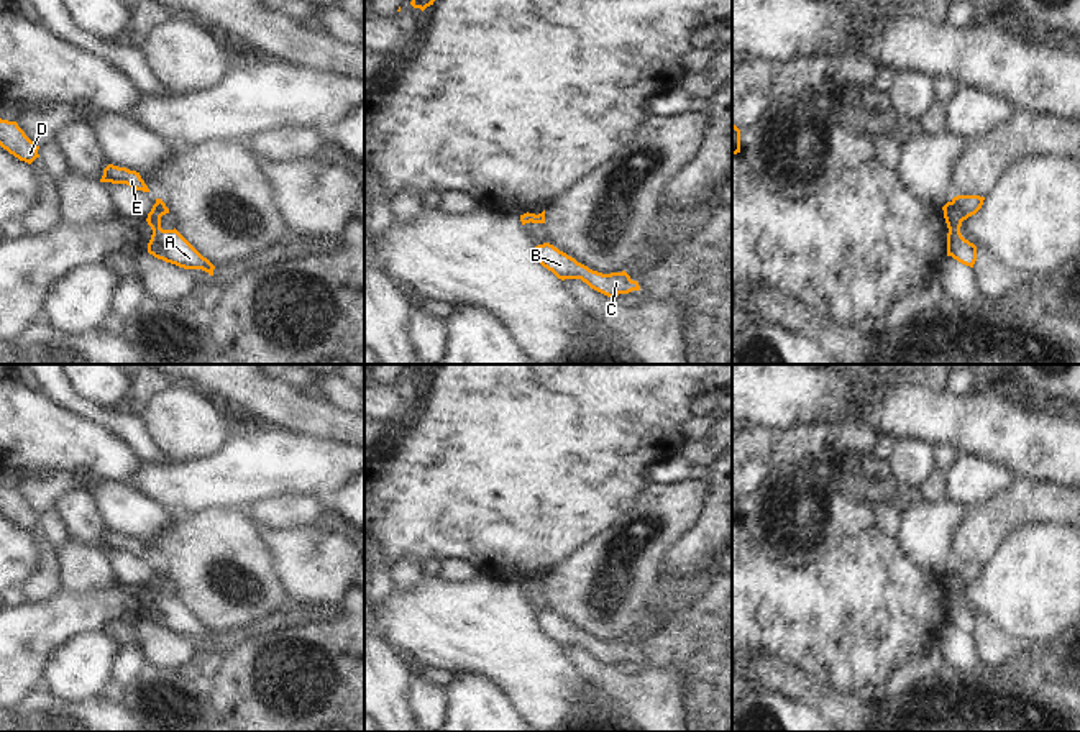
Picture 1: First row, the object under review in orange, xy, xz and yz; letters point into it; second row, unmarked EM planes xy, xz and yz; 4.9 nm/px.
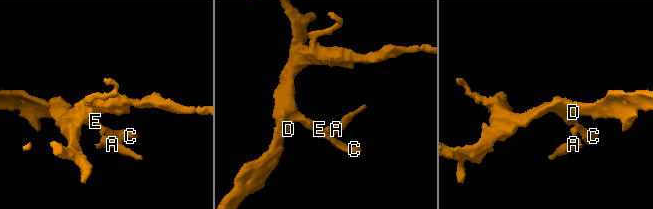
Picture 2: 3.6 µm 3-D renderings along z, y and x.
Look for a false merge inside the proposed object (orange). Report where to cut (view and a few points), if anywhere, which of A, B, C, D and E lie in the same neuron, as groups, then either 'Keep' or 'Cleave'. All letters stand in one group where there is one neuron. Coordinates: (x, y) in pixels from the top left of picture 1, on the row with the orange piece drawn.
Split along yz (949, 228), (959, 232). Groups: A / B C D E. Cleave

